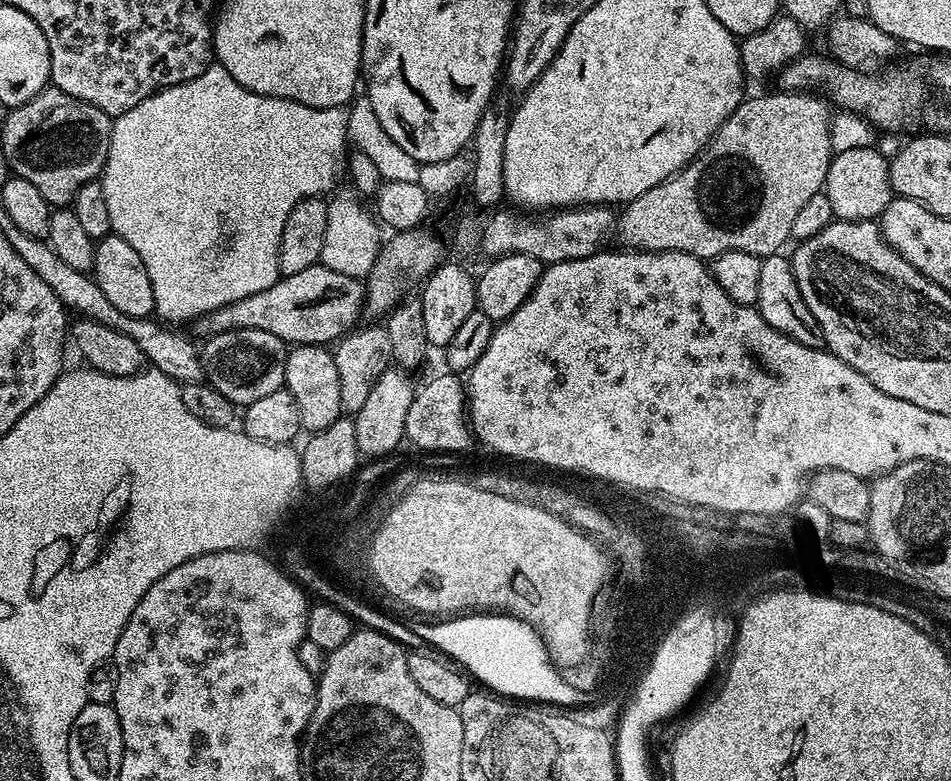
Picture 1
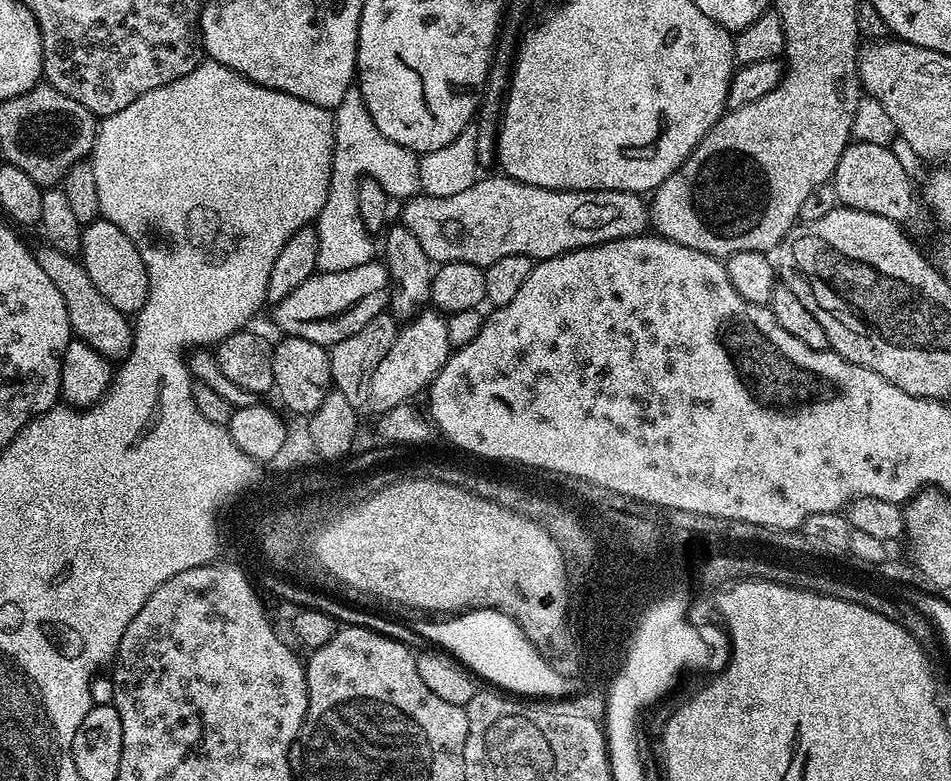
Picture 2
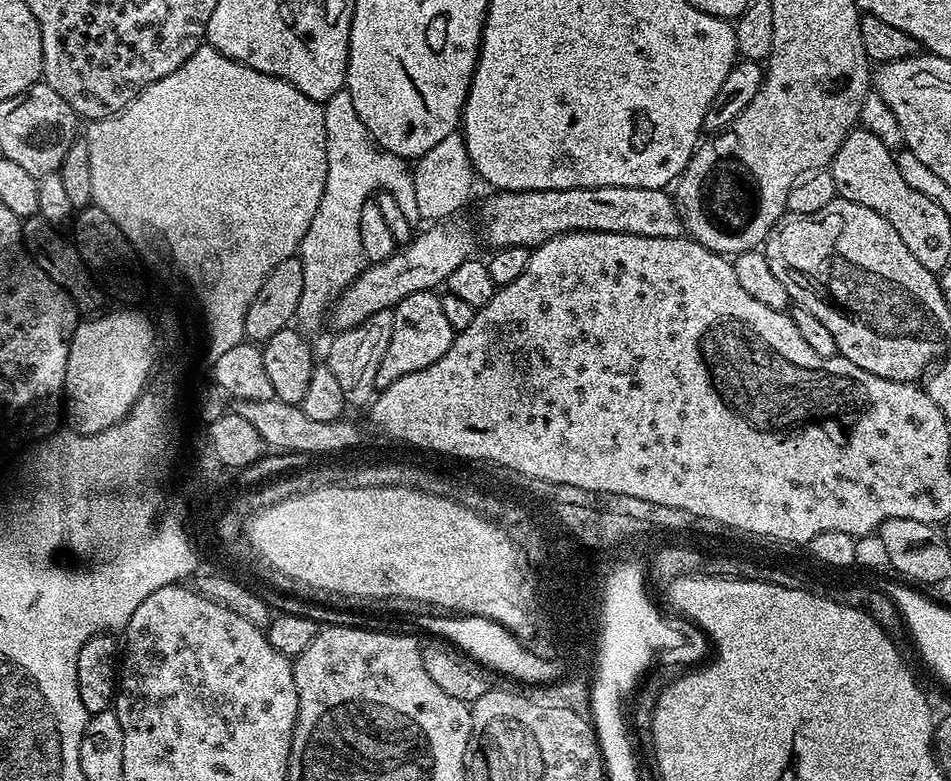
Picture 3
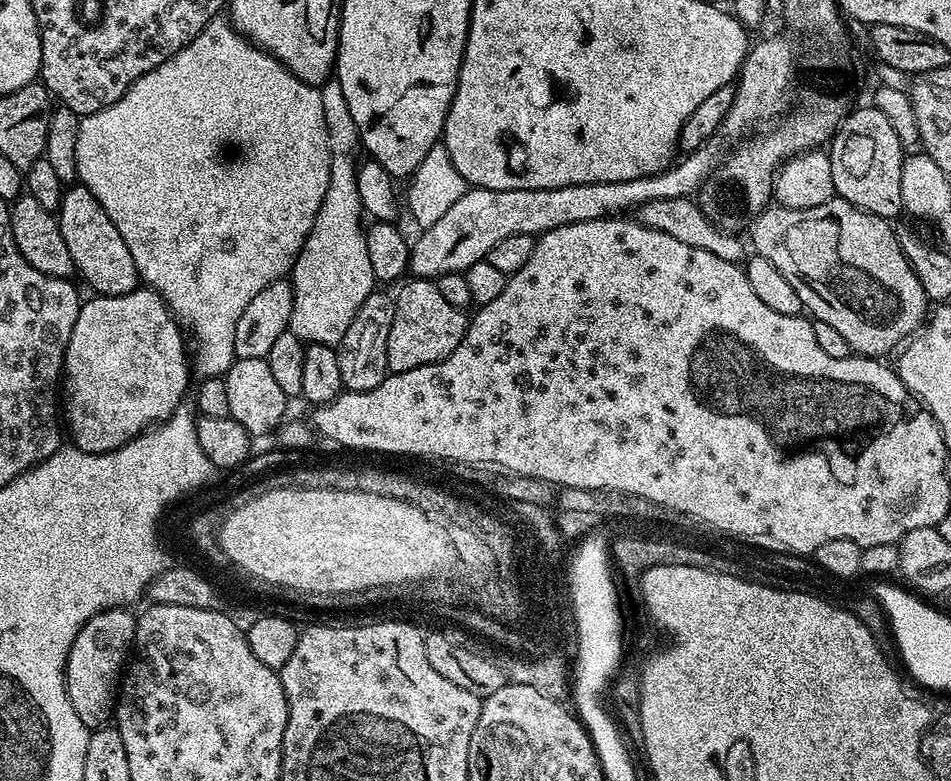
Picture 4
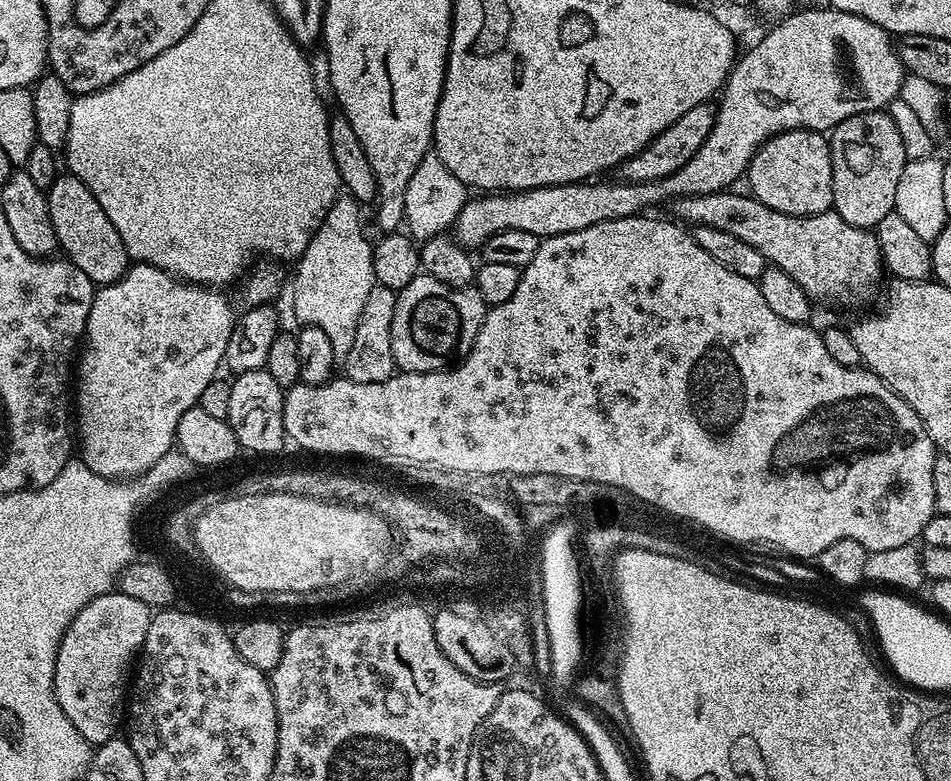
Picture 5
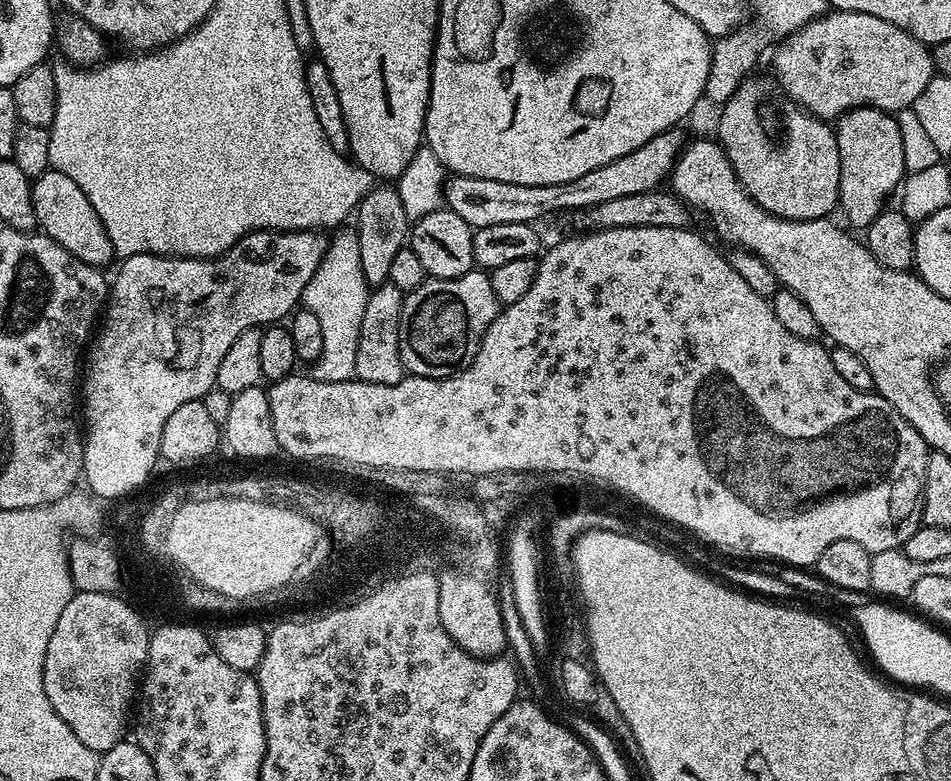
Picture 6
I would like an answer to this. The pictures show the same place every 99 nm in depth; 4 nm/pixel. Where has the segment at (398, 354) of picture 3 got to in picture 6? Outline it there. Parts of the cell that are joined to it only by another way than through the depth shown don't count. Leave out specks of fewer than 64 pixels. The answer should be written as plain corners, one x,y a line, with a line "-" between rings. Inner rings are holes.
473,270
457,280
425,279
422,286
405,295
402,306
400,353
405,373
440,380
467,368
501,307
487,271

